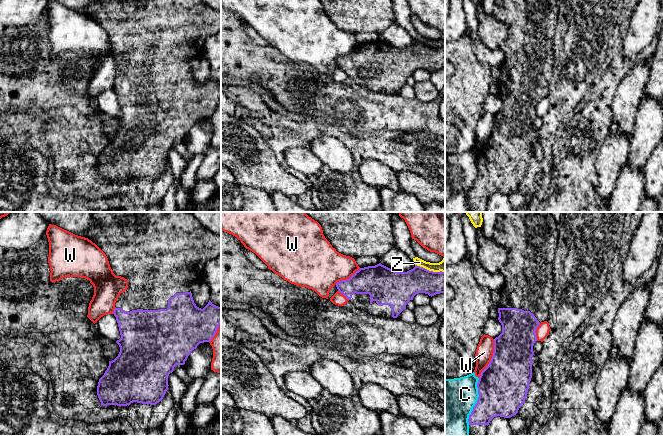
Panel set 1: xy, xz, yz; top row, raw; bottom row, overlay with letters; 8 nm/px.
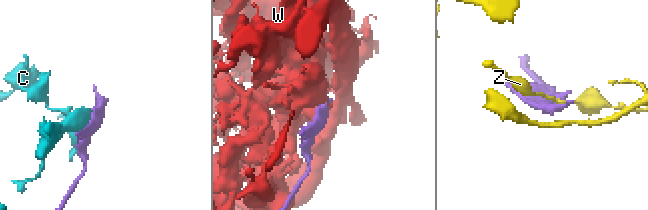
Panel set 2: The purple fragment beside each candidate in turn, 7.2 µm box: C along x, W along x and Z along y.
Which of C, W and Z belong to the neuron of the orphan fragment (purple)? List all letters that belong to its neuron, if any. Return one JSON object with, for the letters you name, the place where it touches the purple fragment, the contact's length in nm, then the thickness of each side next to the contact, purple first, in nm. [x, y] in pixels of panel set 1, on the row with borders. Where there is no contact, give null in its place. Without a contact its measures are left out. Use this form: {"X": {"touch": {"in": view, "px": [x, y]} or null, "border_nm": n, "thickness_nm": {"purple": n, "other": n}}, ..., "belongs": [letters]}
{"belongs": []}

